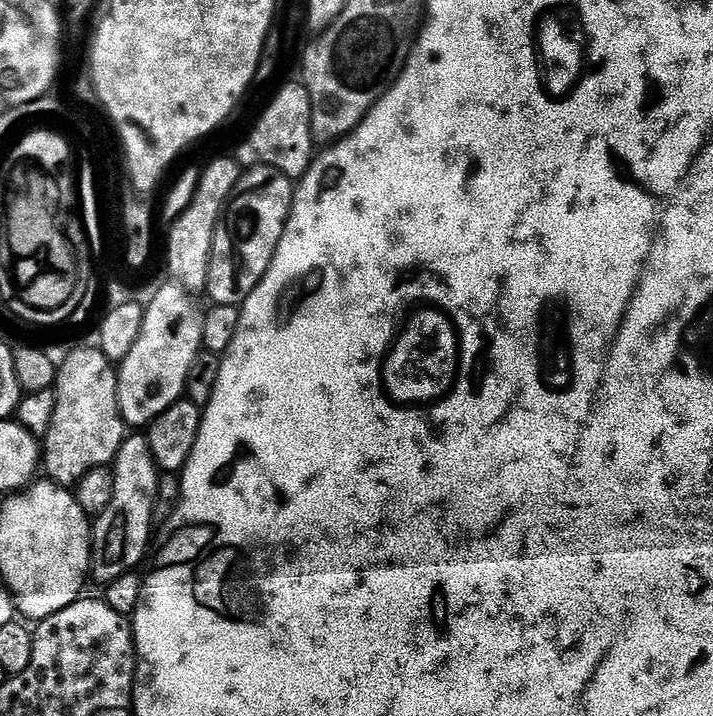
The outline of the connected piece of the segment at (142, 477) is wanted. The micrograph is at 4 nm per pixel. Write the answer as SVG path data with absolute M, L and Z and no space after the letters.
M125 435L116 459L111 465L110 475L114 482L114 494L110 502L103 505L98 515L91 521L90 576L93 581L96 579L100 586L107 586L114 578L139 569L140 559L148 548L148 535L152 532L152 503L155 505L158 500L161 473L152 458L152 448L148 444L147 435Z

